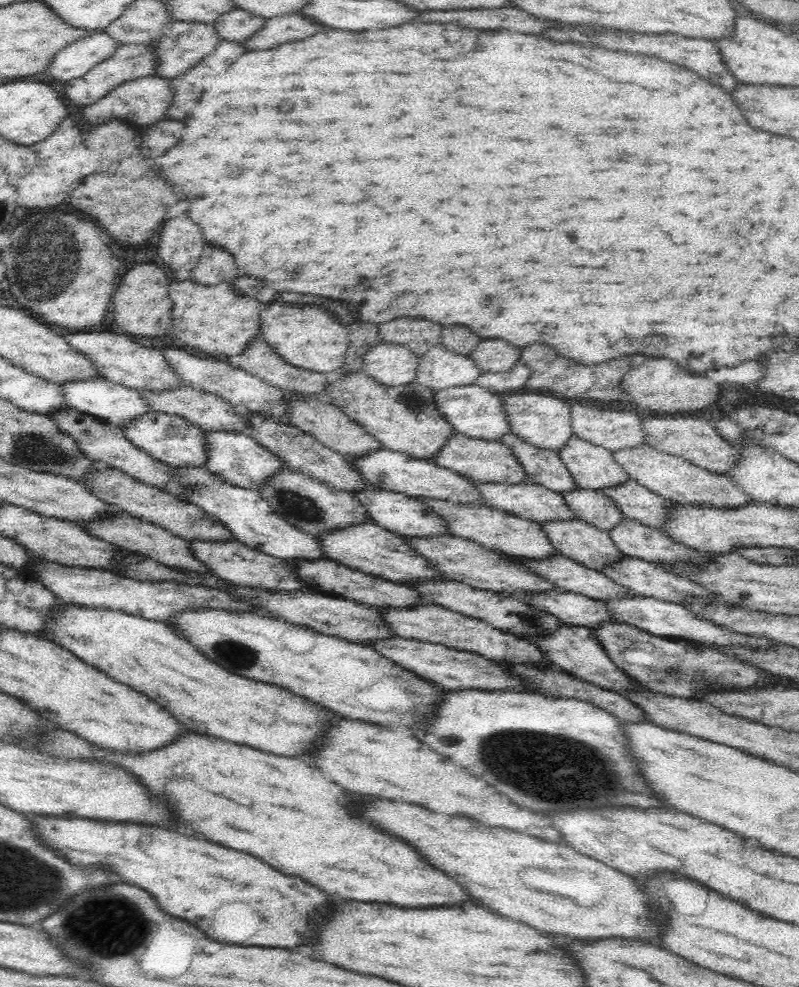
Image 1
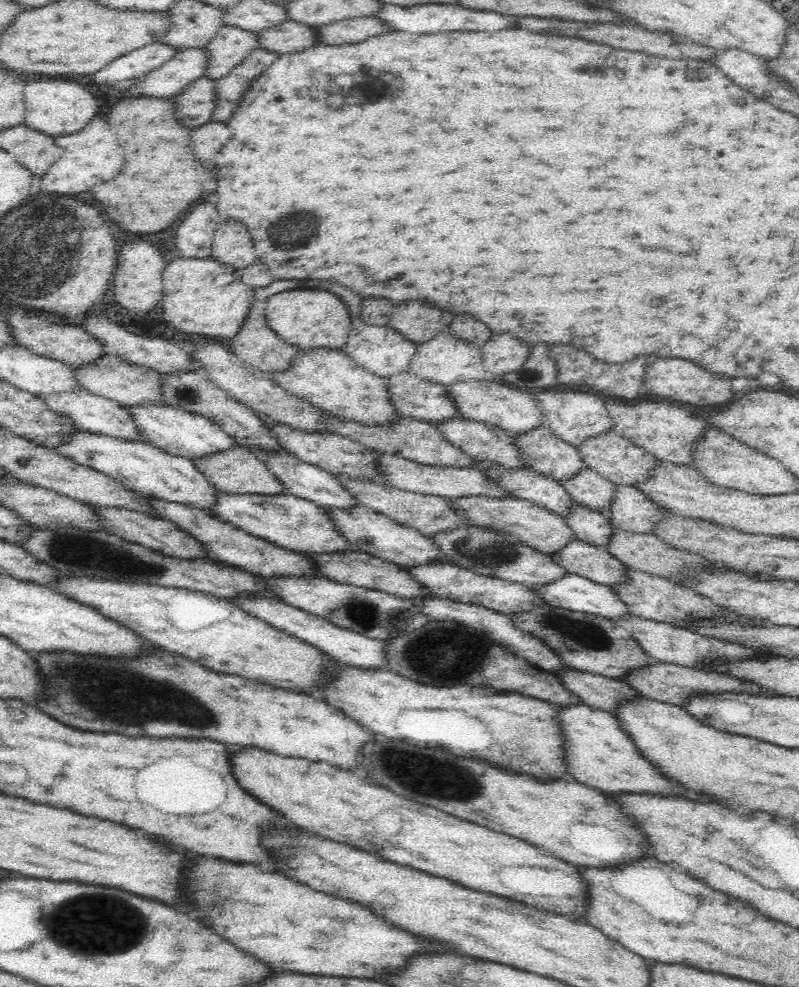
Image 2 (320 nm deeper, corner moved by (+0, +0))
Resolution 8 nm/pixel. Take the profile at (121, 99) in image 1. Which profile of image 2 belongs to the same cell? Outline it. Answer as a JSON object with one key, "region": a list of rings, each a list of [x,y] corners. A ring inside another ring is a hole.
{"region":[[[204,76],[195,80],[182,94],[178,93],[176,116],[184,126],[198,128],[212,122],[214,106],[216,106],[215,80]]]}

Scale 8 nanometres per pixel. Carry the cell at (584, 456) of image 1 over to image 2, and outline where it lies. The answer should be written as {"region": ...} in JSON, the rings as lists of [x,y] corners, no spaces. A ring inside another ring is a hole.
{"region":[[[546,423],[532,429],[511,435],[524,468],[552,477],[555,481],[568,480],[580,468],[585,468],[576,448],[555,436]]]}

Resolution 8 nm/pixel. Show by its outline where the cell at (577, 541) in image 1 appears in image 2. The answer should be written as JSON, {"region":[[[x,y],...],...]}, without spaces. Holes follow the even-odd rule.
{"region":[[[462,496],[462,498],[446,498],[446,501],[464,519],[464,524],[506,531],[518,537],[526,546],[547,555],[554,554],[566,542],[573,540],[572,529],[564,523],[560,515],[534,504],[531,500],[516,499],[512,496],[504,498]]]}

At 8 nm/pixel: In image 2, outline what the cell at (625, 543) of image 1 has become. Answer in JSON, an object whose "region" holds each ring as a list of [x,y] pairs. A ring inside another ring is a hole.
{"region":[[[580,504],[570,506],[570,512],[562,516],[572,529],[572,538],[592,546],[605,546],[612,534],[612,525],[604,512],[593,511]]]}

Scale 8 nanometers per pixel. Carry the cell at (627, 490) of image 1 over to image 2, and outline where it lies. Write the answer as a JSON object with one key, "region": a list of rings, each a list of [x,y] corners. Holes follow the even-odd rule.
{"region":[[[580,468],[572,478],[558,480],[574,504],[593,511],[604,511],[610,506],[614,485],[592,469]]]}

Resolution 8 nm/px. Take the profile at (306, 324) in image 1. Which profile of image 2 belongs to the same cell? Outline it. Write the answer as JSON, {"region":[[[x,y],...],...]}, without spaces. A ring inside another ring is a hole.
{"region":[[[294,288],[267,299],[265,318],[270,329],[299,351],[310,348],[342,350],[352,328],[352,315],[342,300],[318,288]]]}

